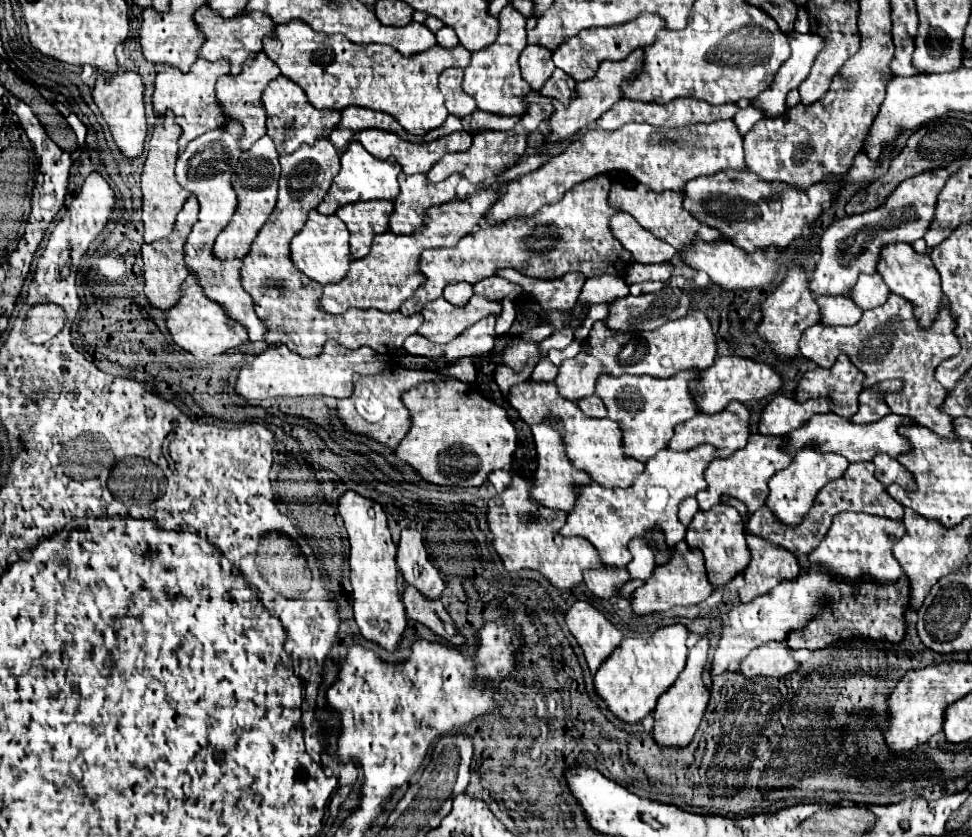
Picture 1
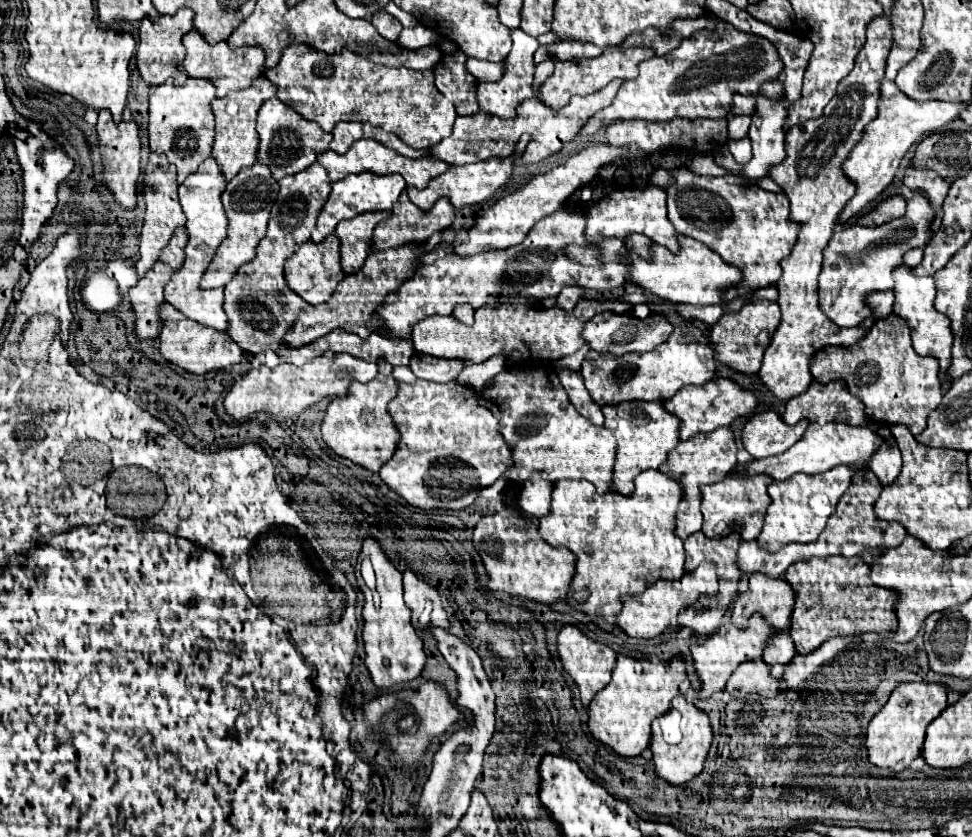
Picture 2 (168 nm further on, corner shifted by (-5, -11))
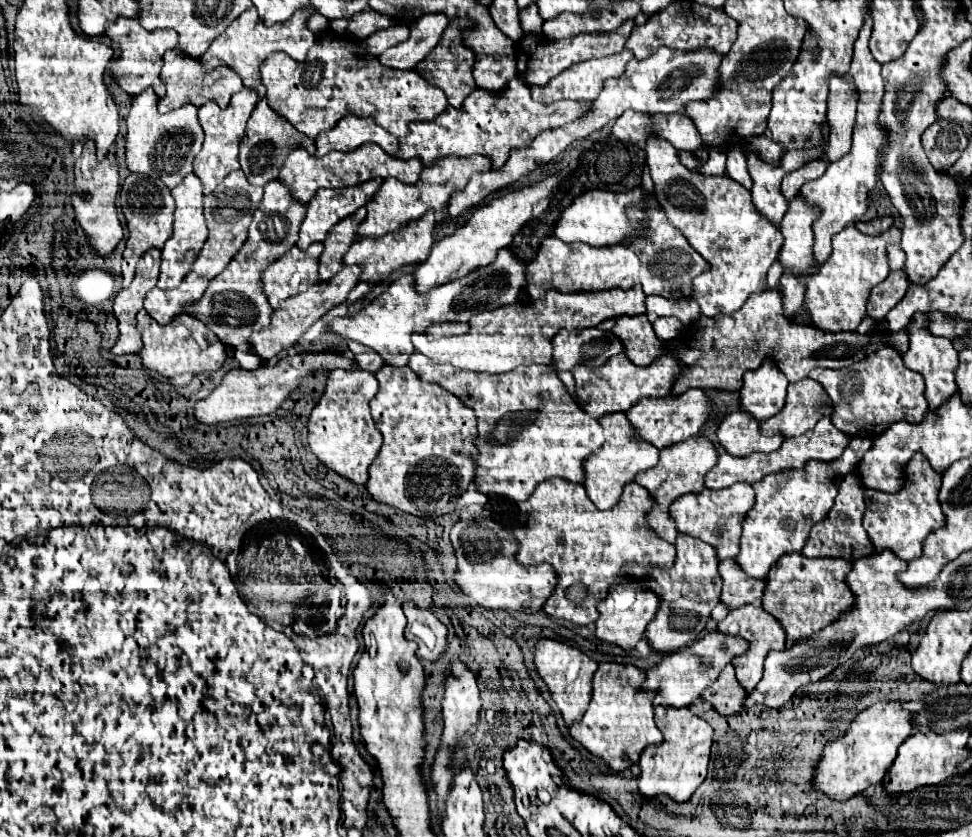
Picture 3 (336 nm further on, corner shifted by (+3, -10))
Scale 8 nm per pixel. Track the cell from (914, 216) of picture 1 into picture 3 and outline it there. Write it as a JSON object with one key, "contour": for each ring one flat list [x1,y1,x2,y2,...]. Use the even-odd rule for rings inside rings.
{"contour":[[854,225,842,229,832,239,832,253,818,267,814,275,810,275,806,283,806,307,810,309,812,321,822,331,854,331,858,323,866,317,866,303,870,299,870,291,882,283,888,273,886,247,890,243,900,243,902,231,898,227,890,227,882,235,866,235,858,231]]}

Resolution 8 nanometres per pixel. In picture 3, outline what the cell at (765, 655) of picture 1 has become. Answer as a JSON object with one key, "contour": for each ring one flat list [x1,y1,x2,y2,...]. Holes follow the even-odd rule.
{"contour":[[726,665,724,671,720,673,720,677,702,693,702,699,710,701,712,707,716,711,720,711,722,715,734,715,744,709,748,695,746,695,746,691,742,691,742,687,734,675,734,667]]}

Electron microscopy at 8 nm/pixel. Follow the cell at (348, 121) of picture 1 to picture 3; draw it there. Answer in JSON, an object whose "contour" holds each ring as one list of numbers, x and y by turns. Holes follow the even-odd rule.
{"contour":[[356,115,342,117,334,129,318,135,316,139,316,157,324,157,330,151,352,151,362,143,378,143,386,153,398,153,398,141,378,127,372,119,362,119]]}

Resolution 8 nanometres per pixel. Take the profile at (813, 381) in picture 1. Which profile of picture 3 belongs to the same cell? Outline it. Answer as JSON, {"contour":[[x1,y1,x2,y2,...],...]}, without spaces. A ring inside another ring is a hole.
{"contour":[[802,379,788,385,788,397,784,409,762,423,764,433,782,431,786,437,800,435,806,427,814,427,822,417,822,405,828,403,828,395,818,381]]}

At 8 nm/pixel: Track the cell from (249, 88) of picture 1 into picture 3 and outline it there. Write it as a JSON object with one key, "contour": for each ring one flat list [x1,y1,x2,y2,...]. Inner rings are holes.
{"contour":[[242,89,240,93,236,93,230,99,230,105,226,109,220,109,216,103,204,103,198,111,198,119,200,125,204,129,204,147,198,153,198,157,194,159,194,173,202,179,204,183,204,193,210,195,214,191,214,187,232,171,236,171,240,167,238,161,238,145,242,141,242,135,246,131,246,123,250,119,252,109,258,103,258,95,254,95,254,91,250,89]]}

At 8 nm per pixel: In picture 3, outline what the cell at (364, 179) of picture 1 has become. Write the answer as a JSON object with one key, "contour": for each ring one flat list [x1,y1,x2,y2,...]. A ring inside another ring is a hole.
{"contour":[[370,179,358,187,322,189,308,203,306,219,300,227,298,249,306,249,316,241,324,241,326,233,344,217,350,217,358,207,366,205,382,187,384,179]]}

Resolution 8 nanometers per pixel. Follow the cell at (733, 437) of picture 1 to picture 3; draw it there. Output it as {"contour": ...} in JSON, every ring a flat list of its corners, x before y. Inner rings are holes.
{"contour":[[696,435,696,437,690,437,682,443,662,449,658,465,636,475,634,481,640,483,642,487,646,487,656,503,652,507,652,513,648,515,648,521,650,521,652,529,656,529,658,535,662,539,666,539,668,543,674,543,678,537,678,529,674,527,674,519,670,519,670,511,668,511,670,503,674,503,678,497,686,495,686,493,692,493,694,487,704,487,702,479,706,479,706,471,710,471,716,461,718,461,718,451,710,443,710,439,704,435]]}

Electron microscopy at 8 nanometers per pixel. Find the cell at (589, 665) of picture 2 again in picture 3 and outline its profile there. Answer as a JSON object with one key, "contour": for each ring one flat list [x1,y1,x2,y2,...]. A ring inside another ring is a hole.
{"contour":[[540,639,536,643,534,663,536,663,536,669,538,669,540,677,544,679,544,683,552,691,552,697,558,703,558,709,562,711,562,717,564,717,566,725,572,725,574,721,578,721,584,715,584,711,590,703,592,677,594,677,594,671,598,667,598,661,592,659,590,655,582,653,580,649,564,643,564,641]]}

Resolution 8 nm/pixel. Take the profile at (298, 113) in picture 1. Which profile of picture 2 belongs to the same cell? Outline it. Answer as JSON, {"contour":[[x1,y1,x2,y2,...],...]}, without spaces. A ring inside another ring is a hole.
{"contour":[[276,96,266,100,258,112,258,162,268,166,274,180,280,180,288,174,302,172,310,164,314,164,314,156,318,152,326,152,328,144,332,140,332,134,322,132,318,124,310,124,298,112,294,112,290,106,284,106]]}

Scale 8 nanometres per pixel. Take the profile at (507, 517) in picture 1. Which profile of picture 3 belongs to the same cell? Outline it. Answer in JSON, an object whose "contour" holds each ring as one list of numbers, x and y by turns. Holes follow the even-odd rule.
{"contour":[[494,519,456,523,450,531,450,539,458,557,456,583,480,607,538,611,558,585,558,575,554,575,554,569,550,565,522,565,518,563,518,559,514,559,518,541,514,539,512,531,504,529]]}

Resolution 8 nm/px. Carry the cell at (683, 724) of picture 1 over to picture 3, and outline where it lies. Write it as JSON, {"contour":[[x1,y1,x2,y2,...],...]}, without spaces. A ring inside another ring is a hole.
{"contour":[[656,707,656,725,664,733,664,741,660,745,650,745,640,755,640,769,642,775,638,779,638,789,646,799,656,795,668,795,674,801,688,801,698,785,706,777,708,759,710,759,710,745,712,745,712,727,692,715,688,709,676,707]]}

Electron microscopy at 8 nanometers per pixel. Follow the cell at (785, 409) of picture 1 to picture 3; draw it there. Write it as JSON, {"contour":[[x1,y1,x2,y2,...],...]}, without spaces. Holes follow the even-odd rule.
{"contour":[[736,411,726,415,726,419,718,427,720,445,734,457,744,457,754,451,770,453,776,451,784,443,782,433,764,435,760,431,760,421,752,419,750,413]]}

